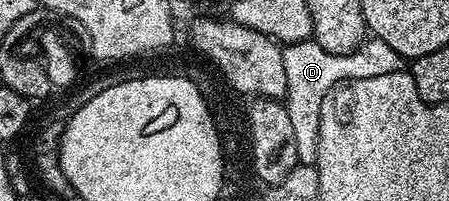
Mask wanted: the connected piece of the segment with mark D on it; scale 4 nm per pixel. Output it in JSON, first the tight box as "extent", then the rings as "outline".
{"extent":[282,38,404,165],"outline":[[[374,38],[364,40],[363,45],[349,54],[329,54],[314,39],[288,44],[282,49],[286,85],[285,107],[293,125],[293,135],[297,138],[297,158],[299,163],[314,165],[317,158],[317,138],[321,122],[321,104],[338,84],[361,78],[377,78],[377,74],[393,74],[404,67],[403,57],[393,50],[393,46]]]}

